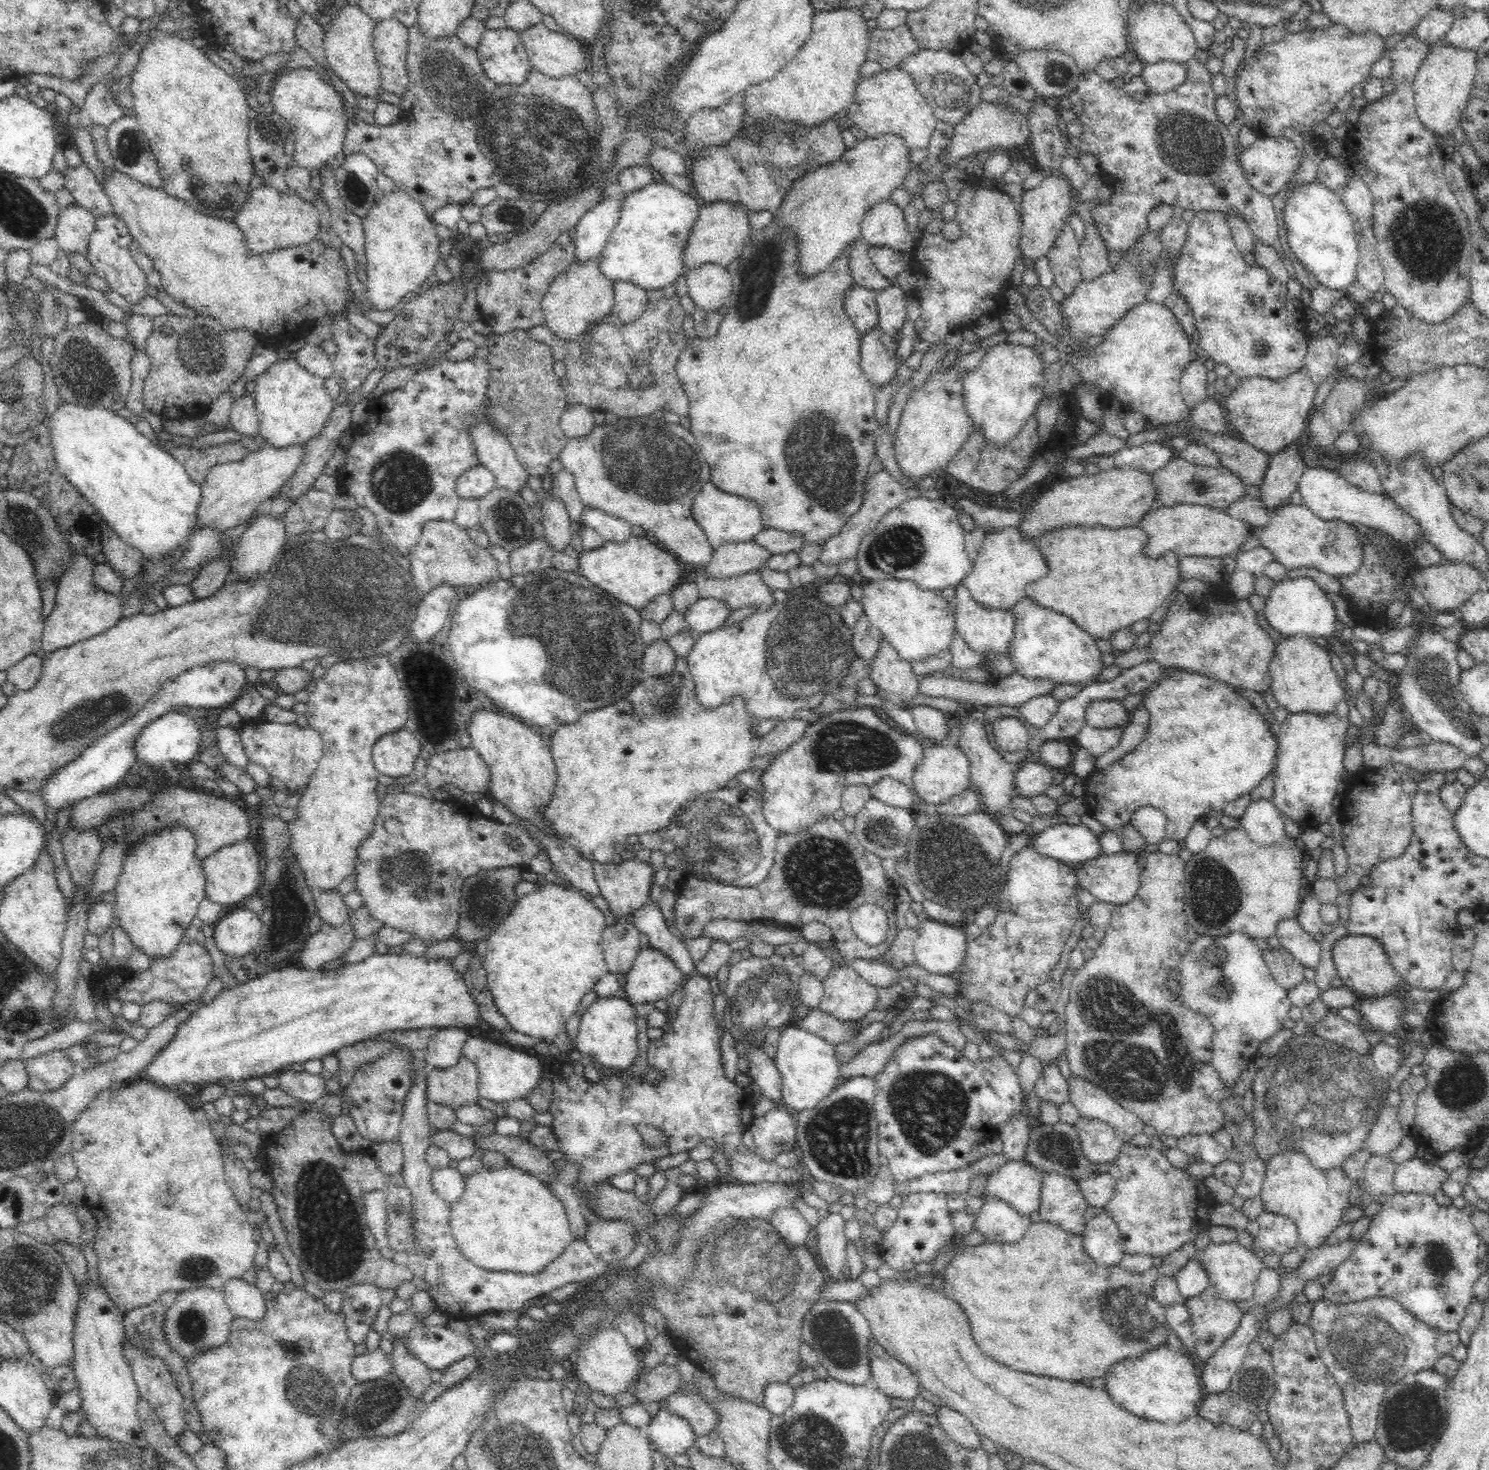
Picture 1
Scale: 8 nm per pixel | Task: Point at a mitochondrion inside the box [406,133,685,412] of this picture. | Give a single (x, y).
(510, 213)

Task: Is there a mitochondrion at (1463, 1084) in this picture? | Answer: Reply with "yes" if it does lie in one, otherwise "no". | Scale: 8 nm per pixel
yes

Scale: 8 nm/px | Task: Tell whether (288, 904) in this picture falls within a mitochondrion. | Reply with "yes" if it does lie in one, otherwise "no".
yes

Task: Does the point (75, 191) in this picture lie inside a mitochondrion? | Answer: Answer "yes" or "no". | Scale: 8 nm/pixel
no

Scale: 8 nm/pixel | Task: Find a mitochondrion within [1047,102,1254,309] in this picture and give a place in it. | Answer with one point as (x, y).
(1194, 145)

